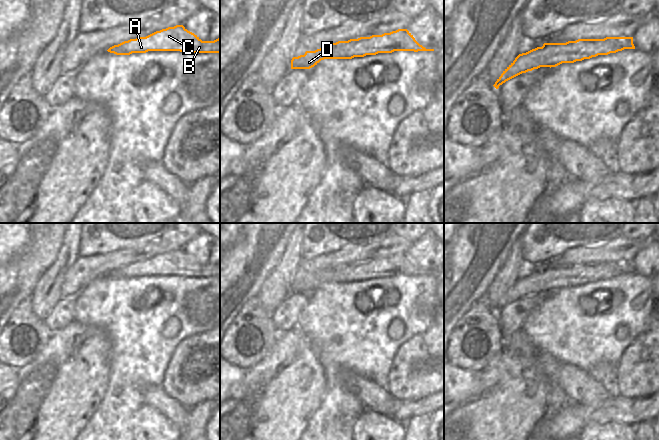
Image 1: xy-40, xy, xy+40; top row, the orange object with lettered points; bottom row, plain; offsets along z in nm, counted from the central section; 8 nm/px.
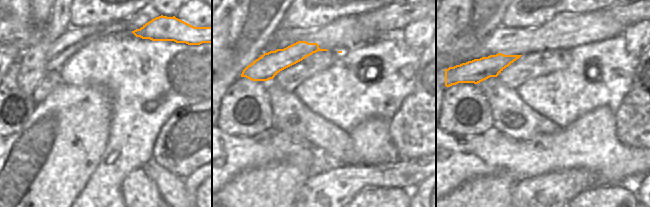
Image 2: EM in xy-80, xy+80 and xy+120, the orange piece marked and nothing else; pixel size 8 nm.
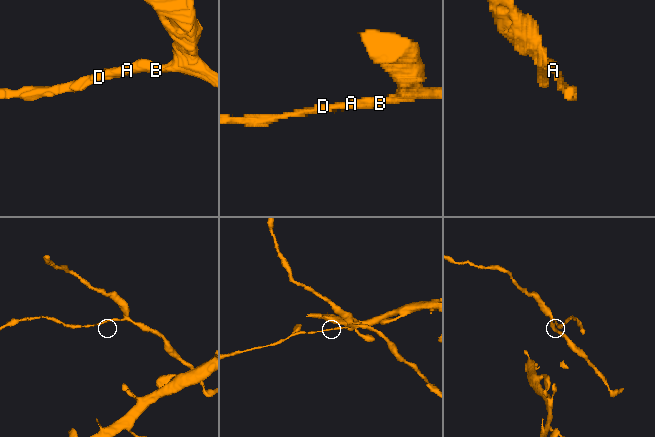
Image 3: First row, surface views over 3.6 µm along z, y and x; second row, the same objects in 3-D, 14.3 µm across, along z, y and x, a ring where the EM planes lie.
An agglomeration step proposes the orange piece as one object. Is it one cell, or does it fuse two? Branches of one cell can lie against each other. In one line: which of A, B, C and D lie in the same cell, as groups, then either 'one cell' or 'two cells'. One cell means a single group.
A B C D | one cell

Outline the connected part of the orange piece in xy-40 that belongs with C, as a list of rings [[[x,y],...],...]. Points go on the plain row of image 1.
[[[183,249],[168,251],[146,261],[138,261],[110,271],[110,277],[130,279],[148,275],[180,275],[182,277],[220,277],[220,262],[202,265]]]

